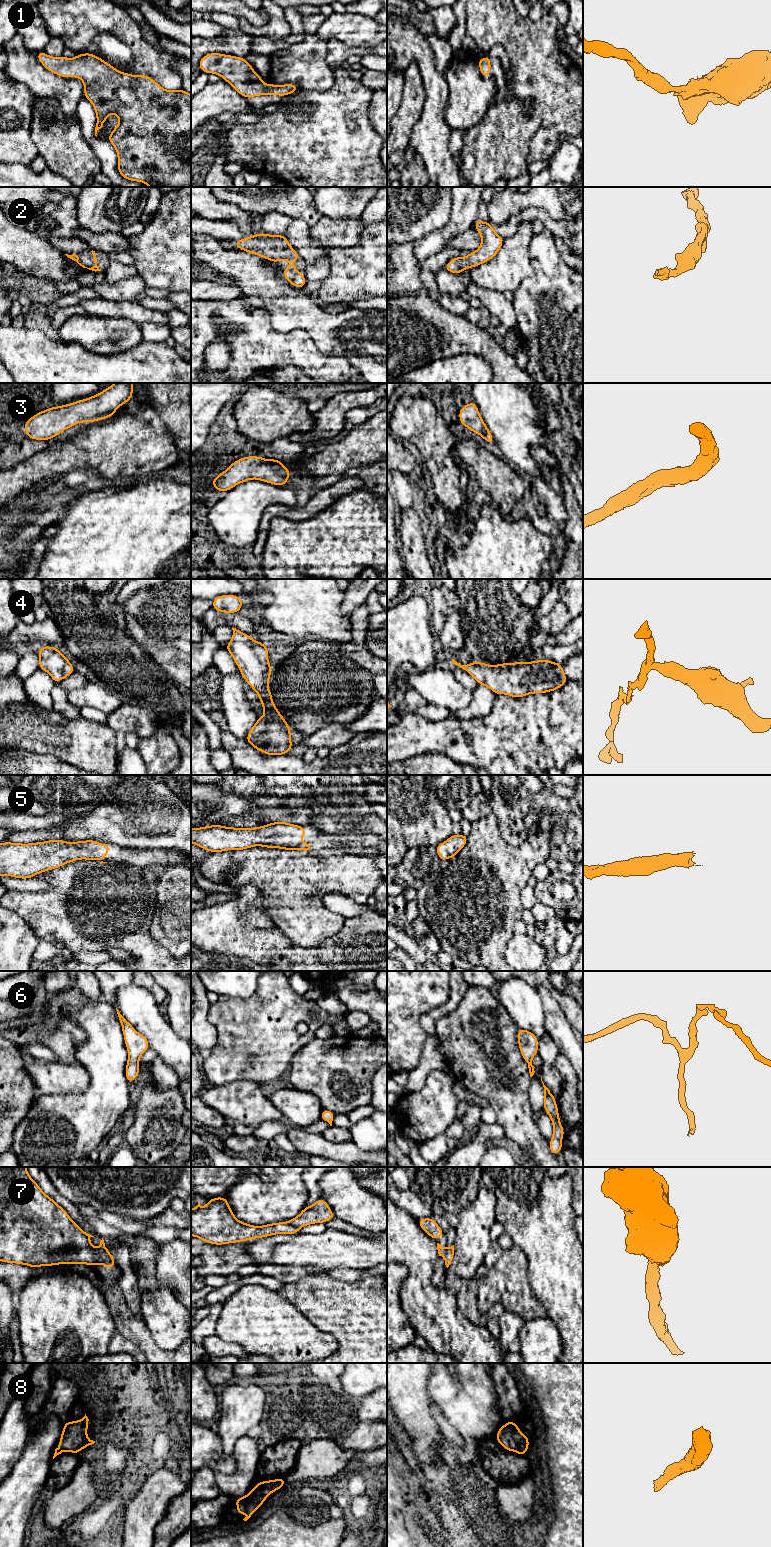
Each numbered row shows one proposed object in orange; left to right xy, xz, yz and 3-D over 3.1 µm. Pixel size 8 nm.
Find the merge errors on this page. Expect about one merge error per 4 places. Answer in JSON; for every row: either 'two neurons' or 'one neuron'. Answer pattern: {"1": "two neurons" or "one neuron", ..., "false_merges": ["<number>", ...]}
{"1": "one neuron", "2": "one neuron", "3": "one neuron", "4": "one neuron", "5": "one neuron", "6": "one neuron", "7": "two neurons", "8": "one neuron", "false_merges": ["7"]}

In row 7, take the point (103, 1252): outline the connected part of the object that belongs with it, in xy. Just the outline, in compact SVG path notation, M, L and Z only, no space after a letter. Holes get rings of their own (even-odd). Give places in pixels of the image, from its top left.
M103 1238L100 1241L100 1247L97 1248L96 1251L98 1252L99 1256L102 1259L113 1262L115 1264L114 1258L113 1258L112 1254L110 1254L108 1249L106 1248Z

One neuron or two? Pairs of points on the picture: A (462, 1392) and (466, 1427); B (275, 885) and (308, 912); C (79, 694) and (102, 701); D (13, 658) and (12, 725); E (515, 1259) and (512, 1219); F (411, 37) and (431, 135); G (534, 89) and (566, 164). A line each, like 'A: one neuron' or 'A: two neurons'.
A: one neuron
B: one neuron
C: one neuron
D: two neurons
E: two neurons
F: one neuron
G: two neurons

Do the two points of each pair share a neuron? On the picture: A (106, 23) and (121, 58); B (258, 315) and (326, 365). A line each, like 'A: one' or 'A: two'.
A: two
B: one

